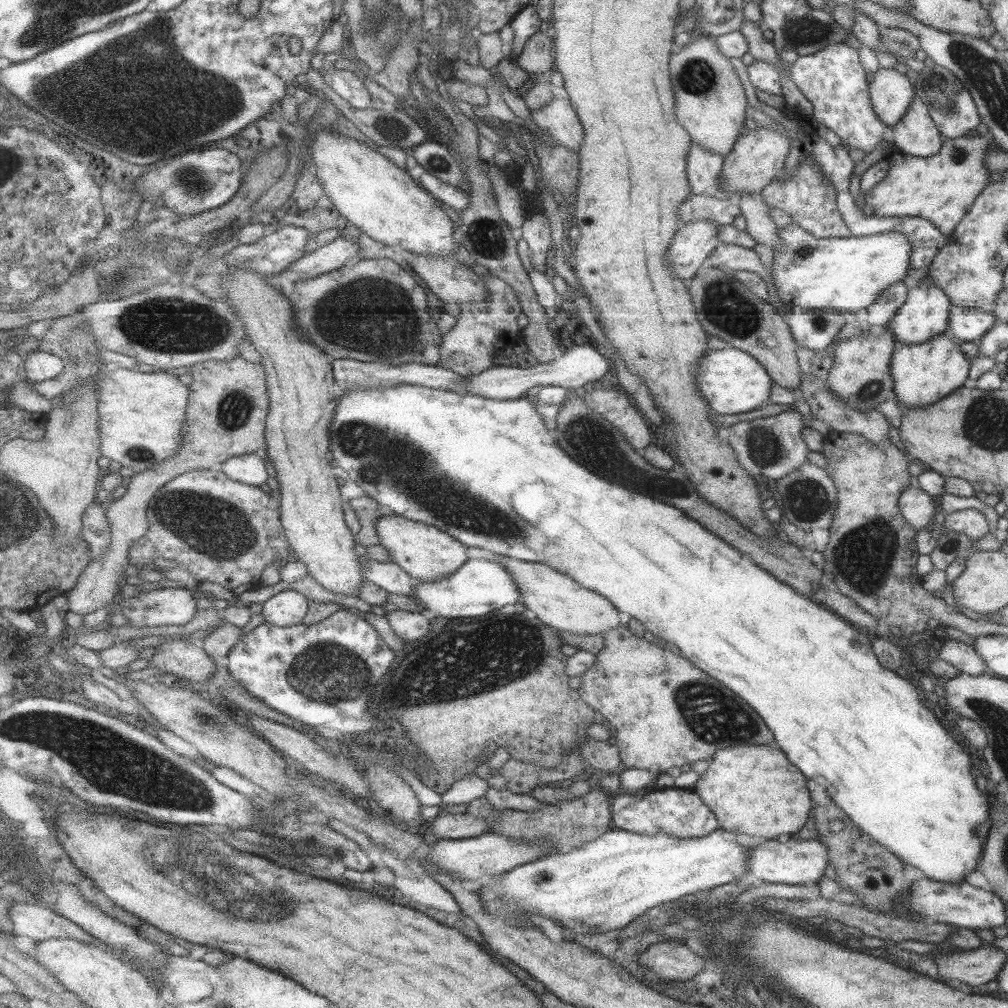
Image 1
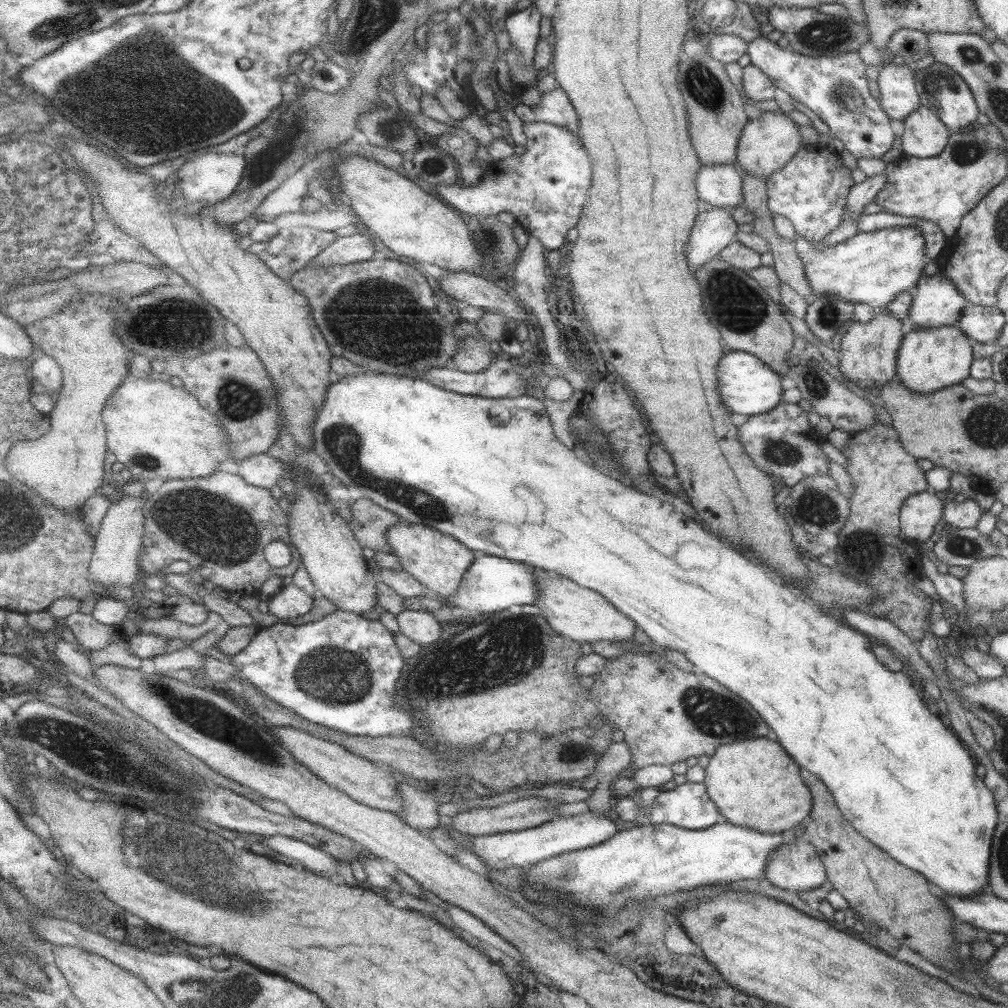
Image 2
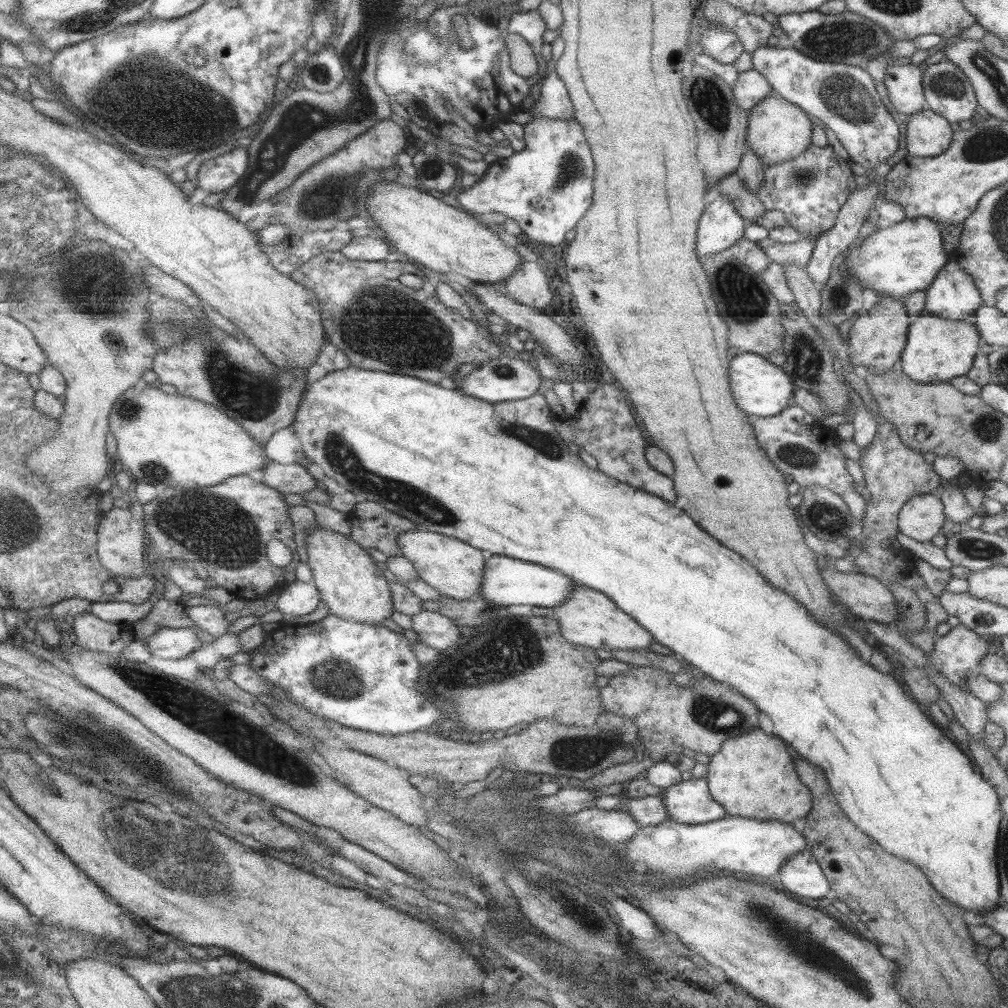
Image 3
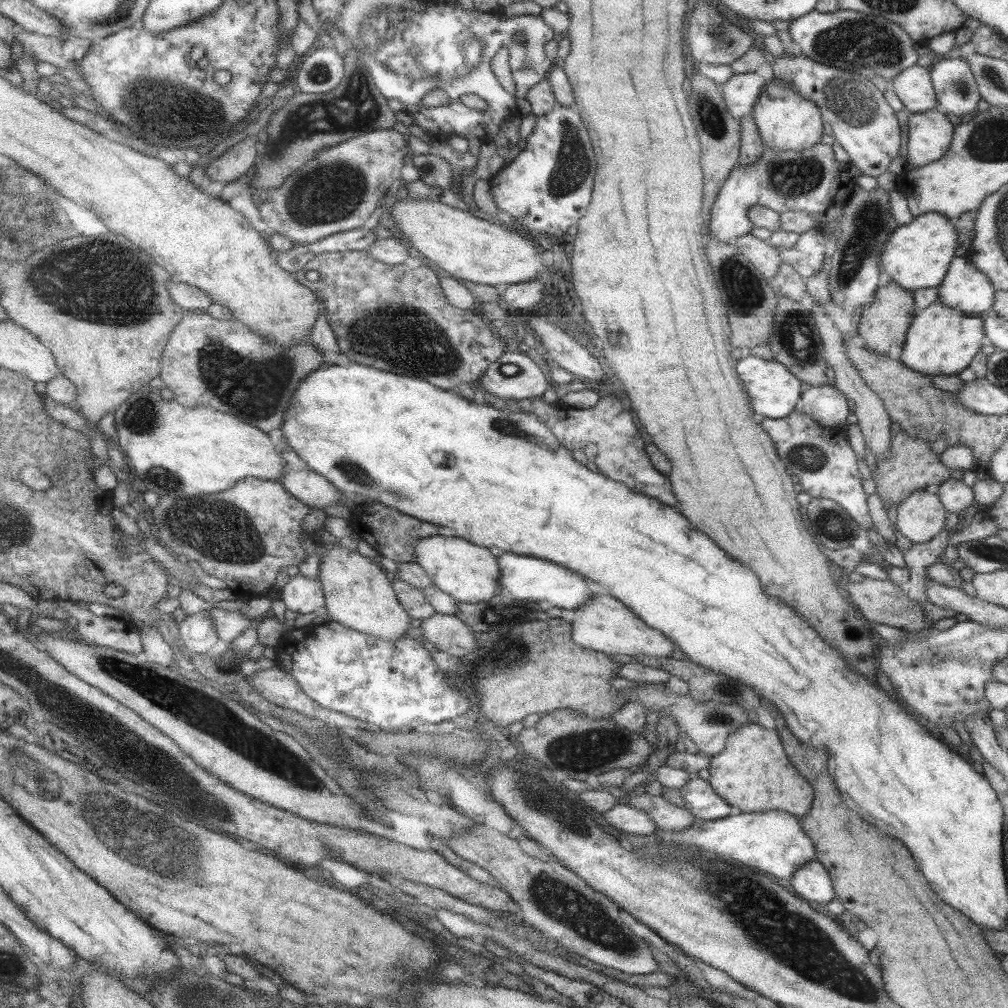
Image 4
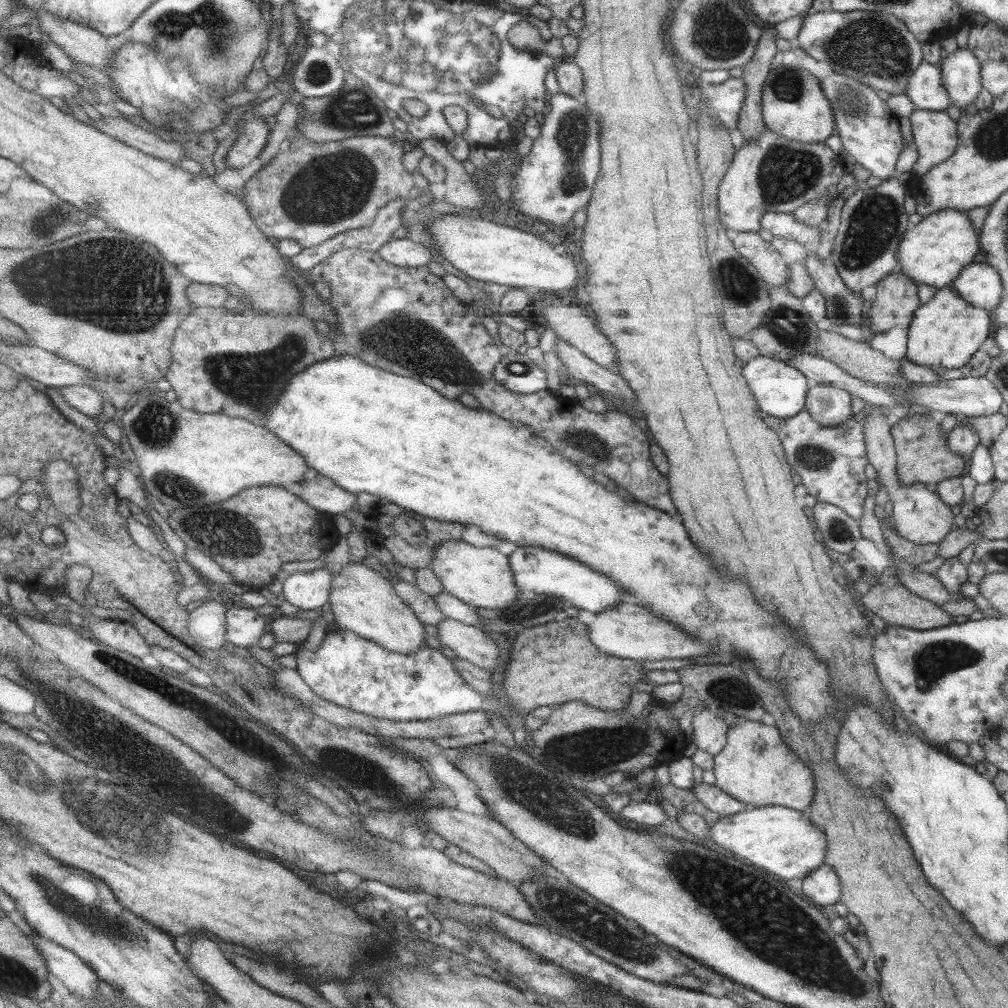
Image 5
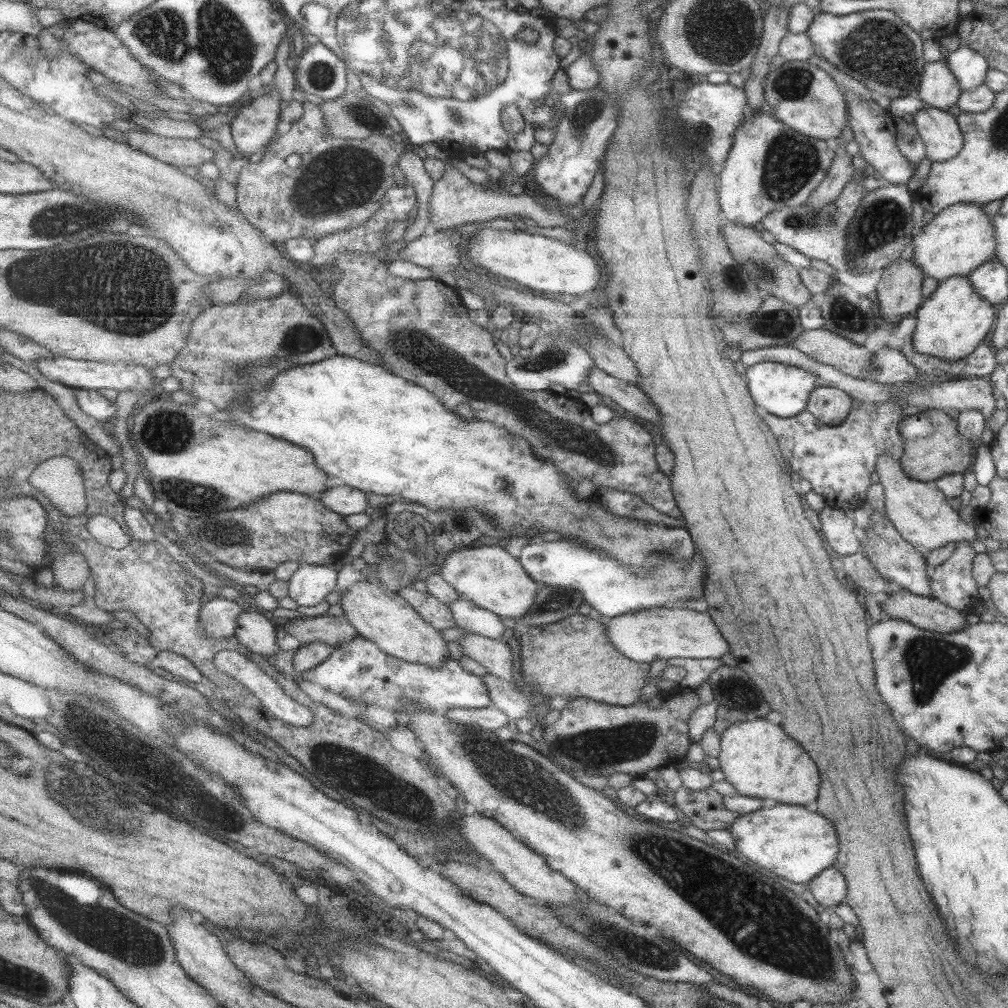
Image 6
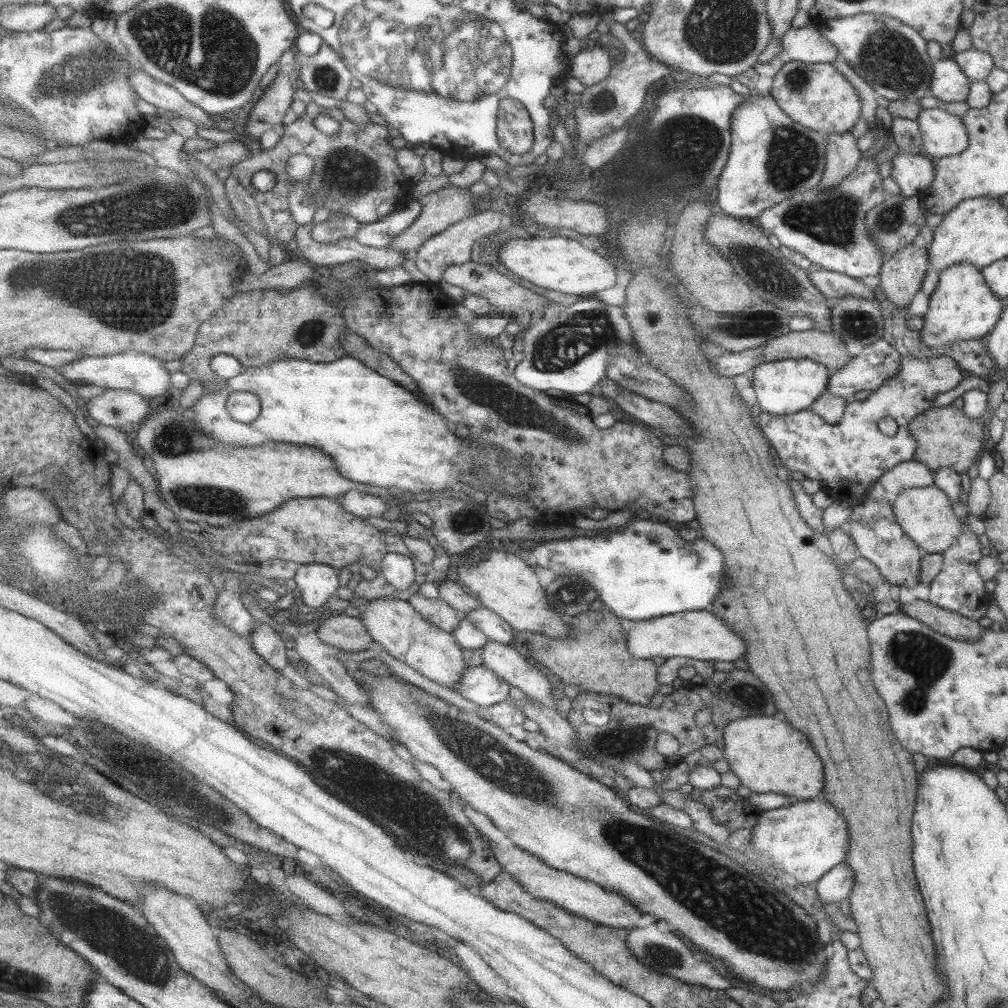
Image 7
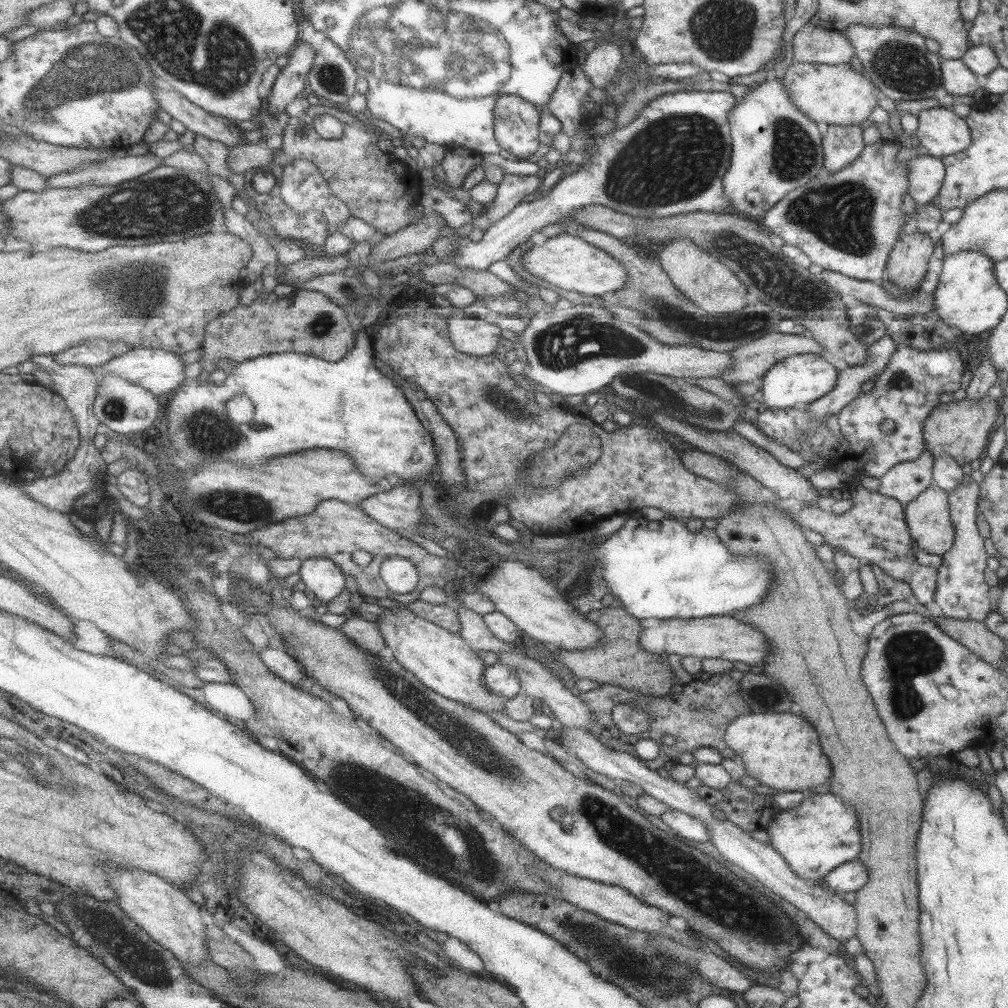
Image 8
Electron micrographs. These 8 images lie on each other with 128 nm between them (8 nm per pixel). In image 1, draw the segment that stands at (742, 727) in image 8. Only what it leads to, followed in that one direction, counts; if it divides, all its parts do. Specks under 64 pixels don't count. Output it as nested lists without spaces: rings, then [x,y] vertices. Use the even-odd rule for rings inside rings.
[[[749,744],[718,749],[710,758],[708,768],[697,780],[694,790],[714,813],[720,829],[758,836],[763,840],[777,839],[780,834],[794,836],[808,822],[814,807],[805,774],[790,764],[781,749],[773,744]]]

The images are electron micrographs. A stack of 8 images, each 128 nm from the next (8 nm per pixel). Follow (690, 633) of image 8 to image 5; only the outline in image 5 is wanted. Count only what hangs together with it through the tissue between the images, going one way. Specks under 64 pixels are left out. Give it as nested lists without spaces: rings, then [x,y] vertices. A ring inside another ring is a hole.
[[[624,600],[606,608],[604,612],[596,613],[596,620],[589,624],[589,639],[592,644],[601,652],[610,654],[612,656],[622,657],[624,659],[631,659],[640,661],[660,661],[667,658],[692,658],[693,656],[702,656],[711,654],[709,646],[697,638],[693,638],[680,630],[677,626],[670,624],[663,618],[658,618],[654,613],[648,611],[645,607],[642,607],[639,603],[633,601]]]

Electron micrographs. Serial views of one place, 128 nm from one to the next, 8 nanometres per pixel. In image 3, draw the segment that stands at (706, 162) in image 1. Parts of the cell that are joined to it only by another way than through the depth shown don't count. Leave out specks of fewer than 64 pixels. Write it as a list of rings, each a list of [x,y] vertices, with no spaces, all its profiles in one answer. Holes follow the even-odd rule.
[[[734,173],[727,174],[718,180],[714,186],[706,187],[707,193],[726,195],[728,201],[734,205],[736,212],[748,223],[756,222],[757,218],[766,211],[764,203],[757,196],[751,194],[743,185],[740,177]]]

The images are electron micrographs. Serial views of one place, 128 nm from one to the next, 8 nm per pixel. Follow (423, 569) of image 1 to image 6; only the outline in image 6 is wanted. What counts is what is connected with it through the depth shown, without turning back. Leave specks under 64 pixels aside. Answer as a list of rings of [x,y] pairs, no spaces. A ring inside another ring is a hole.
[[[470,546],[456,550],[443,563],[441,574],[458,589],[462,598],[474,601],[475,604],[493,611],[504,618],[521,620],[534,606],[540,584],[524,568],[520,558],[512,556],[502,546]]]

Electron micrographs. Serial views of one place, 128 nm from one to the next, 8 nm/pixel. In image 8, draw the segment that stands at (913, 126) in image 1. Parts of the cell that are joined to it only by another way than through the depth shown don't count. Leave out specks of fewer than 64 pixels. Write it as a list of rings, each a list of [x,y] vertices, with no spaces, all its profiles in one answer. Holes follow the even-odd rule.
[[[930,108],[918,115],[919,126],[917,136],[919,144],[928,151],[928,155],[941,159],[953,155],[955,152],[965,151],[972,142],[971,131],[964,118],[957,116],[949,108]]]

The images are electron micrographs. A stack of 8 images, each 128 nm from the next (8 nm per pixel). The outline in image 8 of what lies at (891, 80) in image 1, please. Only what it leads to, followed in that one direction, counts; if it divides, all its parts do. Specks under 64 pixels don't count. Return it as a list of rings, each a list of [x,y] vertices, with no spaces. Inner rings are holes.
[[[942,59],[941,66],[943,88],[948,95],[973,96],[983,85],[984,80],[976,77],[961,59]]]

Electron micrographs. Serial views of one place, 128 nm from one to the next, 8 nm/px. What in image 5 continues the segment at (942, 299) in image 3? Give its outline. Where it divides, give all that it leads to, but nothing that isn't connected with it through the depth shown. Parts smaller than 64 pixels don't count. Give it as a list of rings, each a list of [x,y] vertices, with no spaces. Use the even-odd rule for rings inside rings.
[[[974,260],[962,268],[950,285],[962,300],[990,312],[1000,304],[1004,294],[998,272],[981,260]]]

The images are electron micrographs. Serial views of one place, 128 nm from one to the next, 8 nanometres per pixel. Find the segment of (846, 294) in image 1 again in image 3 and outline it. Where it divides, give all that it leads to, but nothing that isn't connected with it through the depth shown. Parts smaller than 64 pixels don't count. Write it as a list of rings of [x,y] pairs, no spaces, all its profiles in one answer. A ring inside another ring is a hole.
[[[925,216],[898,222],[891,227],[876,229],[858,244],[846,250],[843,264],[857,282],[865,288],[874,288],[880,295],[903,299],[910,293],[926,290],[938,271],[950,260],[945,251],[941,227],[935,220]]]

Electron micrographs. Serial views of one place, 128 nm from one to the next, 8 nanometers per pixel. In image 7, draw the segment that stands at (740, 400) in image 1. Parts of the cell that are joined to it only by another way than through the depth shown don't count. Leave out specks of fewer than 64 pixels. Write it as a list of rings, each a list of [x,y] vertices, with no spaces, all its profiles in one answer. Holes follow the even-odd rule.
[[[782,359],[756,365],[752,372],[752,386],[757,396],[757,411],[786,415],[808,408],[829,384],[828,368],[810,359]]]

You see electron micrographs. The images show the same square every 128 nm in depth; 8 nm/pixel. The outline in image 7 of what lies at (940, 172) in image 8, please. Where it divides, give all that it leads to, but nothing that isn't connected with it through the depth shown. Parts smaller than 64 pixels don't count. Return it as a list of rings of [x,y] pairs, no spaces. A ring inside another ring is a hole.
[[[899,152],[890,160],[890,176],[900,185],[901,195],[918,196],[932,186],[935,163],[936,160],[930,156]]]

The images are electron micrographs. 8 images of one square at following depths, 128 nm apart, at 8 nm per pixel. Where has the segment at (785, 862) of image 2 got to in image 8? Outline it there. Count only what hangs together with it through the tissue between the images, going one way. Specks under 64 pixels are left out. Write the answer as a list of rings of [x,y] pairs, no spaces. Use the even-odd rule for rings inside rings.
[[[857,858],[846,864],[839,864],[824,877],[829,889],[838,893],[856,892],[866,881],[866,867]]]

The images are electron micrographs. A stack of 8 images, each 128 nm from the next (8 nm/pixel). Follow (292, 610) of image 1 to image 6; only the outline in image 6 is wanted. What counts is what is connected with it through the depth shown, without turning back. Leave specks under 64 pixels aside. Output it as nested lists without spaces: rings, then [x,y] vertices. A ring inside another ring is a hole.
[[[303,564],[290,581],[290,596],[301,607],[312,607],[322,604],[328,594],[338,592],[338,570],[335,566]]]

